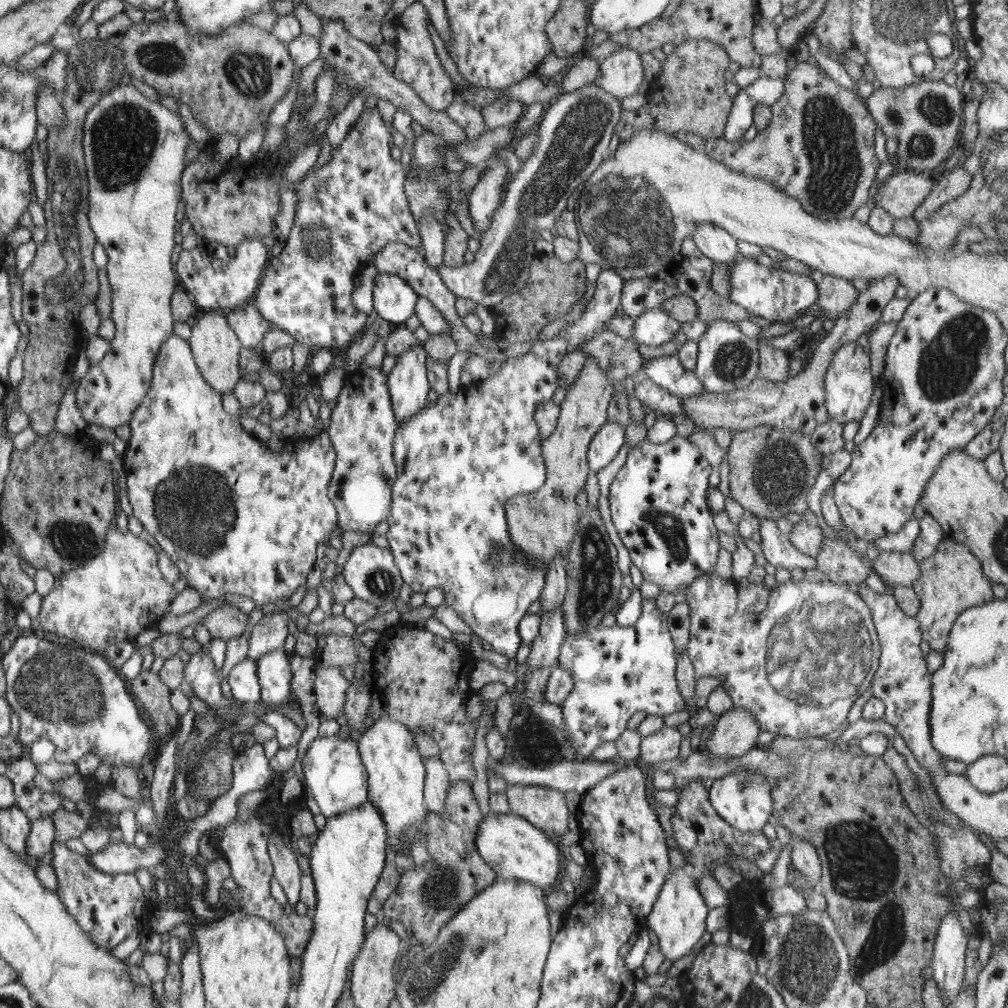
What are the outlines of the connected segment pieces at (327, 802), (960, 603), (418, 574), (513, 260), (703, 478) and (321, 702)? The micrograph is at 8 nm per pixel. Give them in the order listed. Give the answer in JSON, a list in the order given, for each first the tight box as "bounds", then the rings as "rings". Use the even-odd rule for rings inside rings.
[{"bounds":[302,738,368,819],"rings":[[[316,738],[302,758],[305,795],[312,796],[326,819],[361,807],[368,799],[368,770],[356,742],[339,738]]]},{"bounds":[912,537,993,653],"rings":[[[945,537],[930,557],[920,564],[918,580],[912,585],[921,602],[915,618],[921,626],[923,640],[930,645],[931,650],[944,653],[947,650],[948,637],[963,610],[978,606],[993,599],[991,580],[983,573],[981,562],[971,553],[971,550],[956,540]]]},{"bounds":[386,269,624,659],"rings":[[[602,269],[594,296],[578,320],[568,323],[554,338],[533,341],[526,354],[510,357],[484,382],[474,382],[467,391],[448,391],[438,396],[434,406],[427,404],[417,416],[397,427],[393,459],[398,460],[398,484],[394,484],[394,516],[388,520],[386,534],[397,567],[413,592],[426,593],[430,588],[441,588],[445,603],[456,610],[471,630],[492,646],[492,650],[508,659],[514,658],[520,648],[519,622],[527,615],[530,604],[539,600],[547,571],[525,553],[520,558],[519,548],[511,543],[507,531],[504,506],[510,497],[534,492],[545,483],[543,438],[534,419],[535,410],[541,401],[552,401],[560,387],[556,369],[563,356],[578,349],[614,319],[621,305],[624,282],[614,270]]]},{"bounds":[437,84,622,311],"rings":[[[594,84],[584,85],[583,87],[577,88],[575,91],[570,91],[568,93],[557,93],[554,100],[543,109],[543,121],[539,128],[540,140],[536,143],[536,149],[534,149],[532,156],[524,161],[522,169],[518,171],[516,175],[513,175],[512,179],[510,176],[510,181],[507,182],[507,186],[505,187],[505,194],[503,195],[502,202],[492,217],[490,230],[484,233],[481,240],[480,249],[474,254],[474,262],[470,262],[470,264],[465,263],[459,268],[449,268],[445,264],[438,267],[437,273],[444,284],[449,288],[450,292],[454,294],[456,299],[462,298],[464,300],[472,300],[476,302],[476,304],[486,307],[489,311],[493,308],[493,306],[500,304],[500,301],[505,298],[518,294],[521,288],[527,285],[527,282],[530,279],[530,268],[537,255],[533,238],[538,235],[540,229],[551,229],[555,226],[555,220],[562,214],[562,212],[567,210],[567,202],[570,195],[577,189],[578,186],[584,184],[589,179],[589,176],[601,165],[601,162],[607,156],[610,138],[622,116],[621,100]]]},{"bounds":[608,434,721,594],"rings":[[[676,434],[669,441],[658,444],[644,438],[630,449],[626,462],[610,485],[608,500],[612,522],[630,554],[631,562],[639,568],[643,580],[660,585],[668,593],[676,594],[680,592],[680,586],[710,574],[717,563],[721,550],[719,532],[713,512],[705,500],[710,472],[711,464],[690,439]]]},{"bounds":[315,667,350,720],"rings":[[[320,667],[315,669],[315,695],[318,711],[326,719],[336,720],[345,713],[350,683],[342,675],[341,667]]]}]

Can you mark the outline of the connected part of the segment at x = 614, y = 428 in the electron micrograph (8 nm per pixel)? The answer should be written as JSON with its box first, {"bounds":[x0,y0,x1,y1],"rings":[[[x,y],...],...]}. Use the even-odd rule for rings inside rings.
{"bounds":[587,420,625,471],"rings":[[[607,420],[590,441],[587,459],[591,470],[599,471],[614,460],[625,441],[625,428],[616,421]]]}

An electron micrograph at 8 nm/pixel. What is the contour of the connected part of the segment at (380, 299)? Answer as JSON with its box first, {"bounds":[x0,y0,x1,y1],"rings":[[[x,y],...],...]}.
{"bounds":[373,274,417,327],"rings":[[[376,274],[374,277],[373,309],[378,317],[388,320],[392,327],[400,326],[414,314],[417,292],[401,277],[390,274]]]}

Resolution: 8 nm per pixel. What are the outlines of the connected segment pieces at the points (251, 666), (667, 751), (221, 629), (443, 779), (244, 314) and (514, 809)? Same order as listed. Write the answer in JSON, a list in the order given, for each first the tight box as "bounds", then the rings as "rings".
[{"bounds":[227,658,261,704],"rings":[[[246,658],[234,666],[227,681],[236,702],[255,704],[261,700],[261,683],[255,659]]]},{"bounds":[639,725,682,765],"rings":[[[666,725],[656,733],[643,738],[640,743],[639,760],[642,765],[656,765],[679,756],[682,736],[676,728]]]},{"bounds":[204,604,248,640],"rings":[[[230,604],[212,610],[204,617],[204,626],[213,638],[230,640],[240,636],[247,628],[248,614]]]},{"bounds":[422,758,451,812],"rings":[[[422,758],[425,765],[424,800],[429,812],[443,812],[447,802],[447,791],[451,784],[449,775],[441,758]]]},{"bounds":[226,304,273,350],"rings":[[[250,304],[242,306],[242,309],[226,311],[226,316],[233,331],[237,333],[242,348],[256,350],[256,346],[265,338],[264,334],[273,330],[272,321],[262,317],[261,310],[256,305]]]},{"bounds":[504,785,569,835],"rings":[[[512,785],[504,793],[511,813],[529,820],[542,832],[563,835],[569,831],[565,794],[548,785]]]}]

